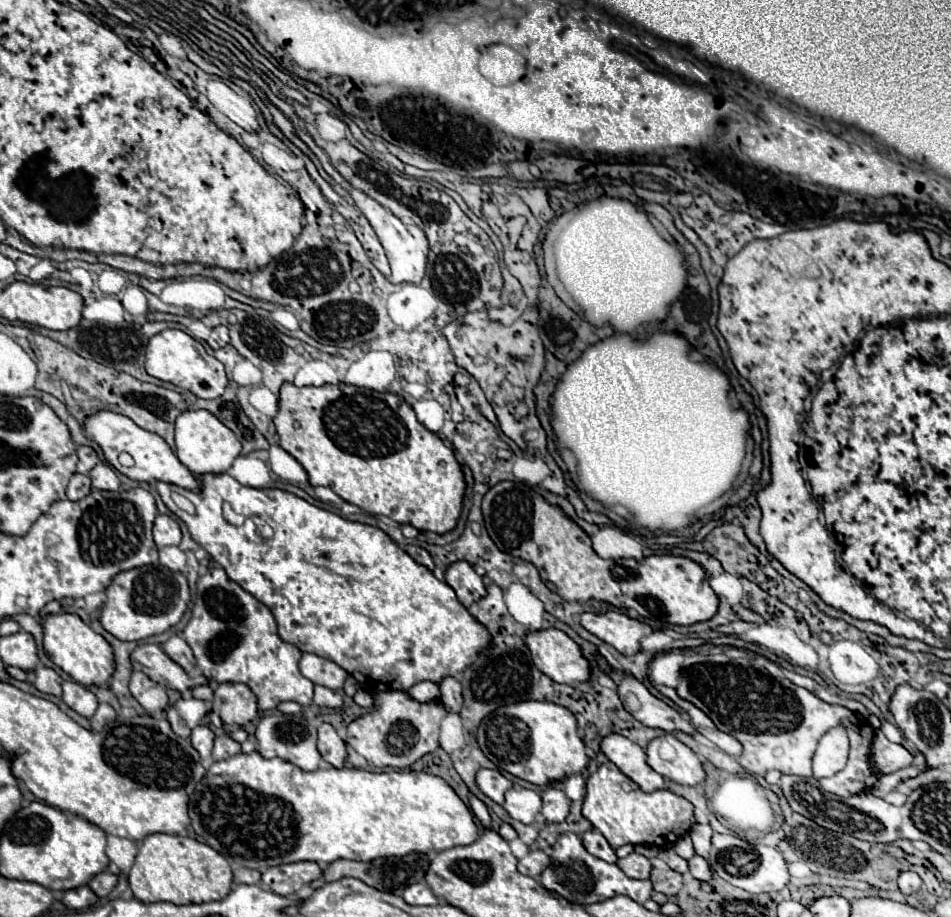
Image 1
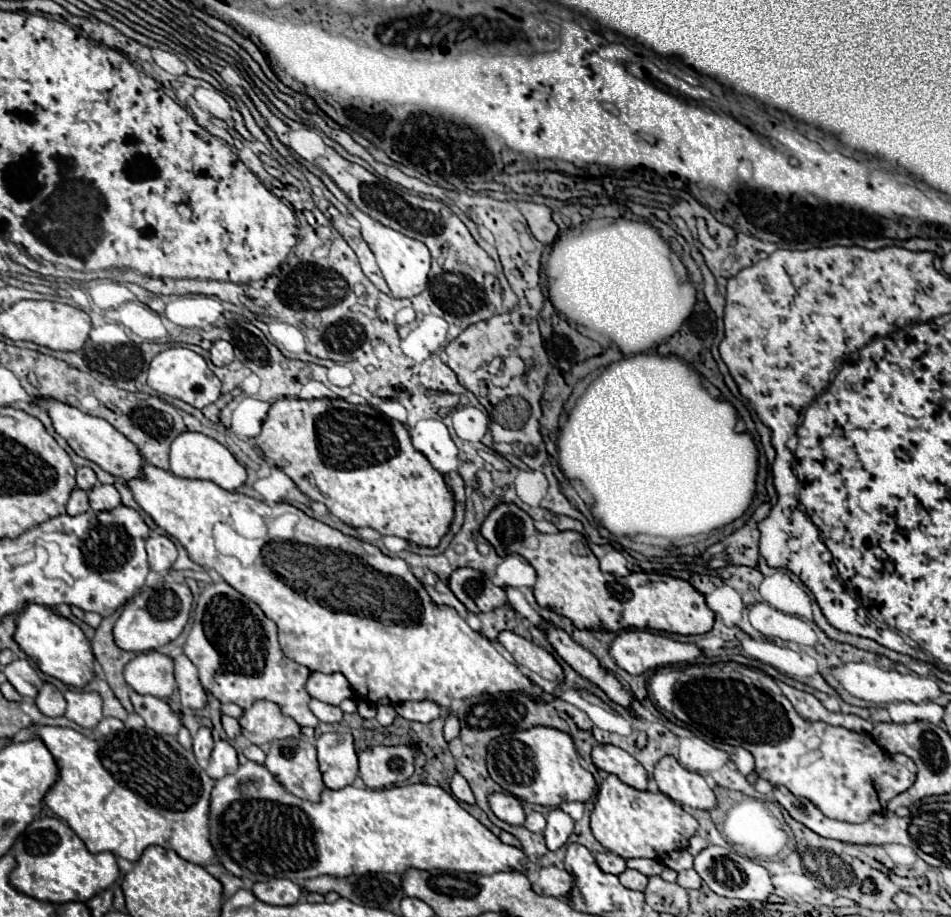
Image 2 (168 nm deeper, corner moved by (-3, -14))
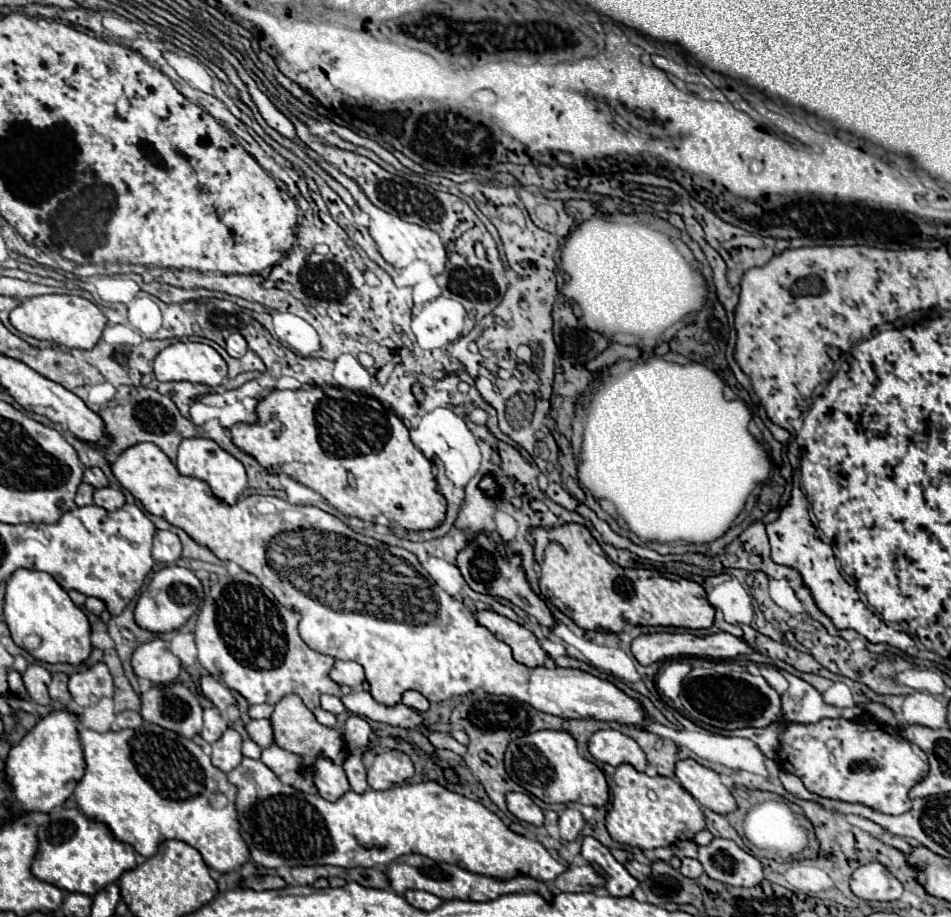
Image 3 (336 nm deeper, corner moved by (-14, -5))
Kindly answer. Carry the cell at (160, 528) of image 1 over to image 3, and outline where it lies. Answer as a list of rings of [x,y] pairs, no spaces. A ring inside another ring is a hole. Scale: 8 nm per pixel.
[[[156,531],[154,545],[152,545],[152,557],[156,563],[174,563],[180,559],[182,545],[176,533],[172,531]]]

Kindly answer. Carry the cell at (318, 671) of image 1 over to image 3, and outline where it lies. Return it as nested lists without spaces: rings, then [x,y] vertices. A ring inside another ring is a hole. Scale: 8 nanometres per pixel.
[[[336,661],[330,677],[338,685],[348,685],[352,689],[360,689],[364,685],[364,669],[354,661]]]

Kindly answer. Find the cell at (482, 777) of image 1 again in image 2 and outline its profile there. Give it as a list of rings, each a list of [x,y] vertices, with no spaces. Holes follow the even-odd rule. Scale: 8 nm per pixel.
[[[491,794],[489,806],[491,806],[493,814],[507,824],[523,824],[523,820],[525,820],[521,802],[511,794]]]

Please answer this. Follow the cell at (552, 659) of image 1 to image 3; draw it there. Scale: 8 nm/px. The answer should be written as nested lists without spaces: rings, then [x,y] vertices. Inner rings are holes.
[[[474,611],[474,617],[476,617],[478,625],[492,631],[500,641],[504,641],[512,649],[512,655],[518,663],[528,665],[528,667],[544,665],[546,653],[540,649],[538,639],[534,637],[534,633],[530,629],[526,629],[494,611]]]

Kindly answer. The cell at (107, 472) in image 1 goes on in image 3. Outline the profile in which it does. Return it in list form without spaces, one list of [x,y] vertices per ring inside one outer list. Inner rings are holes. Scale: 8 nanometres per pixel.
[[[104,487],[94,491],[94,505],[106,509],[106,511],[116,511],[124,505],[124,495],[120,489],[114,487]]]

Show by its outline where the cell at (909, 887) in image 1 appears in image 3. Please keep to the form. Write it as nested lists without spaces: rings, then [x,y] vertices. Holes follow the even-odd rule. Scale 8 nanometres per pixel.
[[[880,863],[858,867],[850,877],[850,889],[864,901],[894,901],[904,893],[900,881],[894,879]]]

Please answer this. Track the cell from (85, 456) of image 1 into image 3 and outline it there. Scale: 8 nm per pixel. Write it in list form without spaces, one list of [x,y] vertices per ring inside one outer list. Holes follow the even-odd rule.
[[[92,467],[92,469],[84,469],[84,483],[92,485],[94,489],[102,489],[102,487],[108,487],[108,479],[106,475],[98,469],[98,467]]]

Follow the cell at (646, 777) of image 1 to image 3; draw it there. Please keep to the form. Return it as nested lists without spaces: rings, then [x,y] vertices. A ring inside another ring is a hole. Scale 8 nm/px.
[[[614,729],[596,731],[588,741],[588,751],[596,761],[608,763],[612,767],[630,763],[636,771],[646,769],[646,755],[642,755],[638,743]]]

